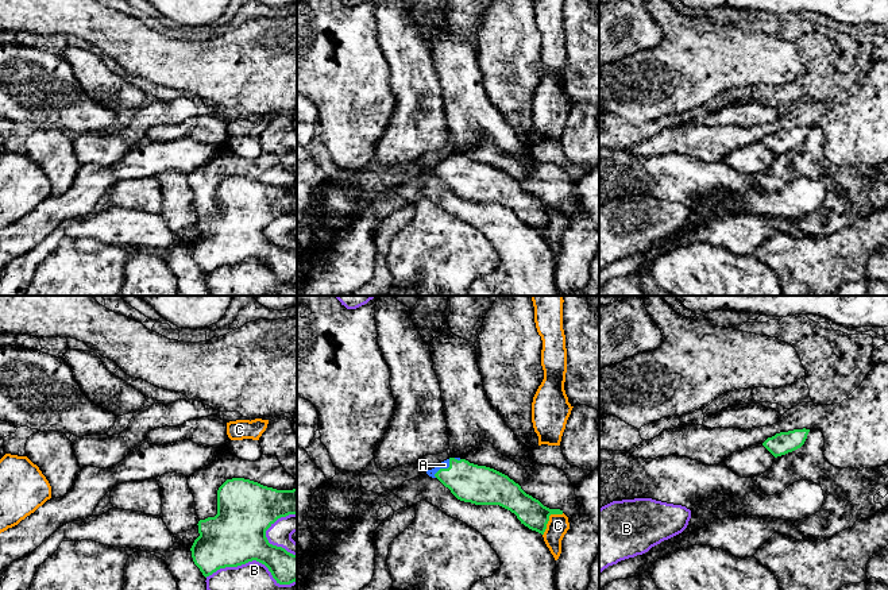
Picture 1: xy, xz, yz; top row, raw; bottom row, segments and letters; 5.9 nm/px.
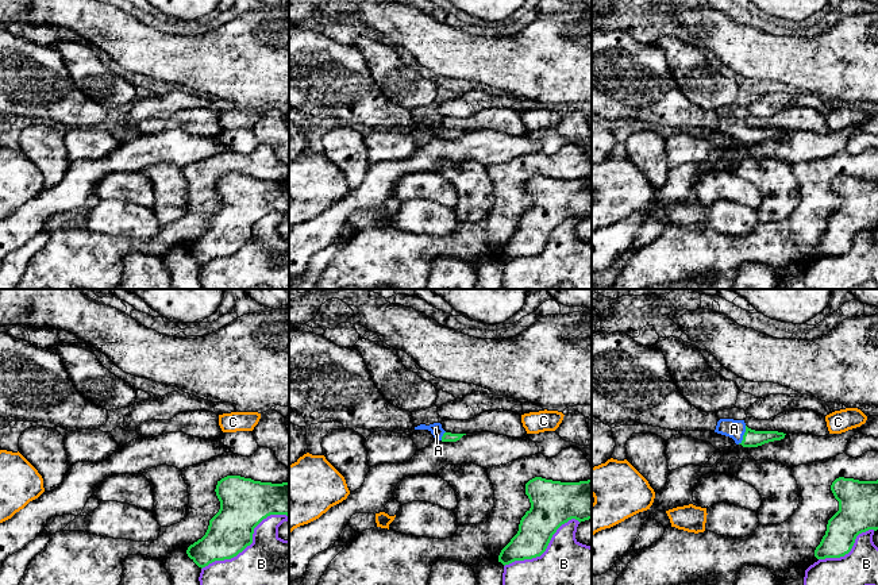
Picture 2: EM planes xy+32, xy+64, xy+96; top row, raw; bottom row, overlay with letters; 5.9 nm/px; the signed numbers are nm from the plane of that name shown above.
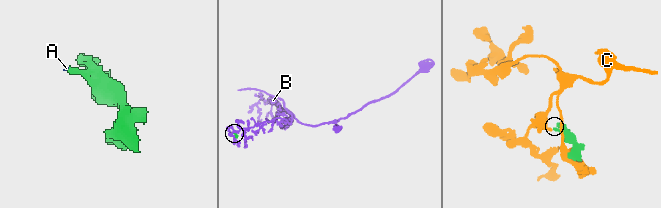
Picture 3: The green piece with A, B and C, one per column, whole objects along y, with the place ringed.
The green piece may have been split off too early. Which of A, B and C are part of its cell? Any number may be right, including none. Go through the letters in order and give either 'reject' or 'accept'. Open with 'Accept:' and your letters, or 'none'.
Accept: A
A: accept
B: reject
C: reject

